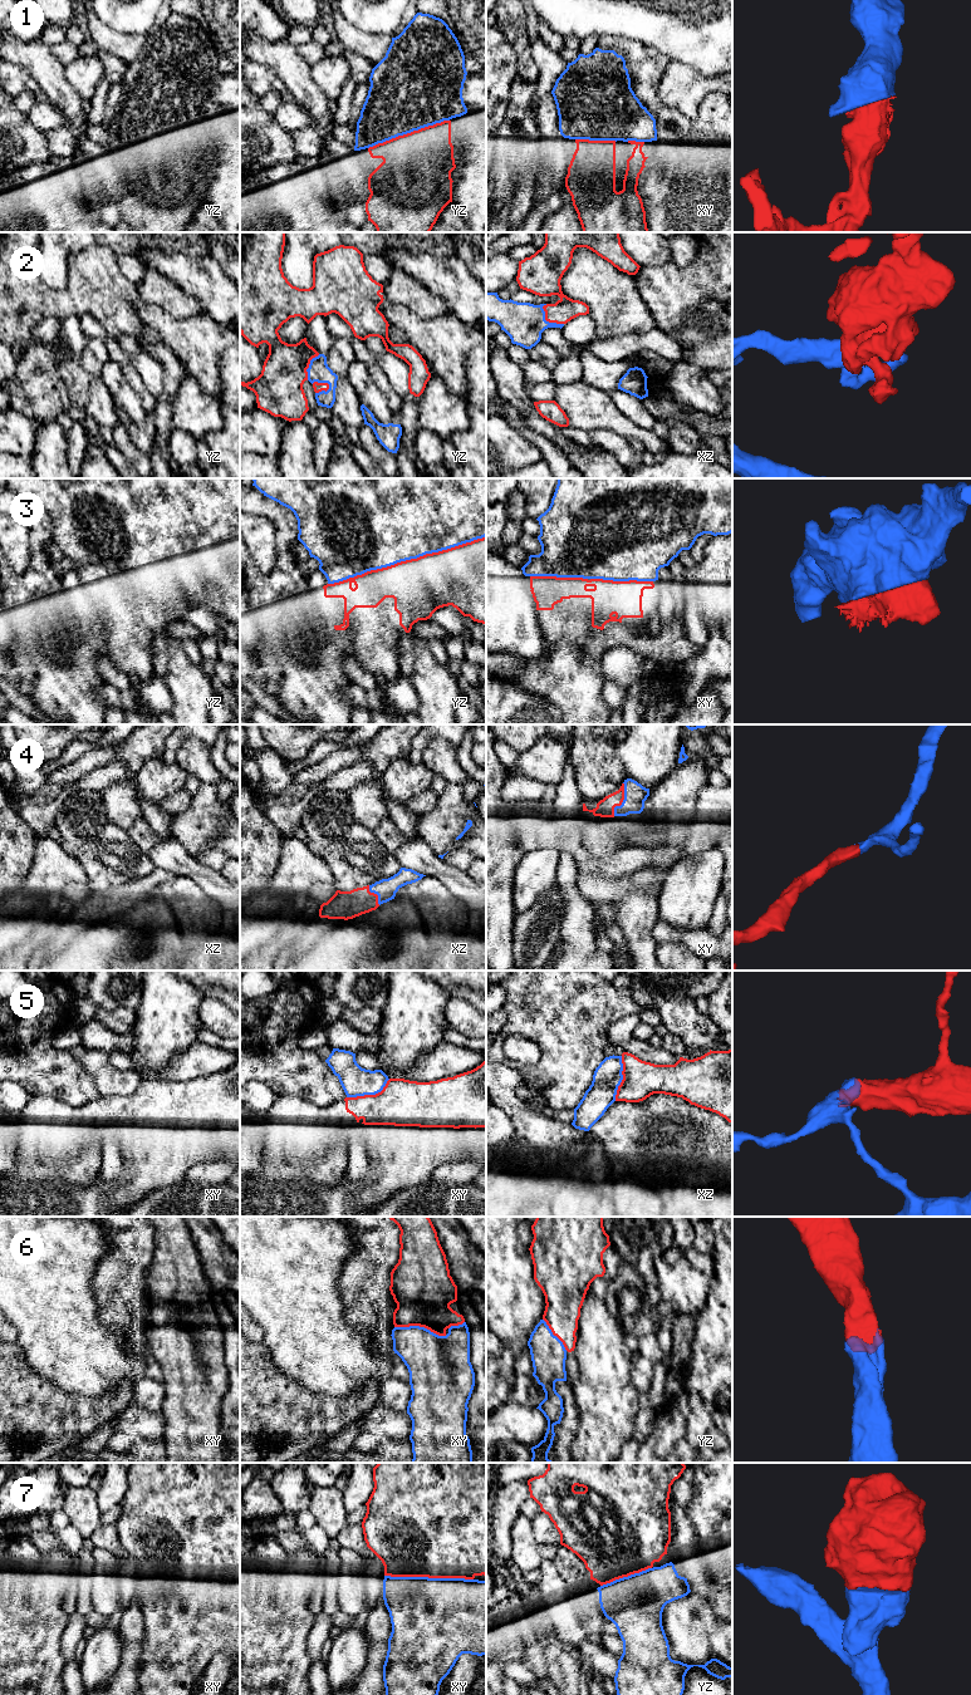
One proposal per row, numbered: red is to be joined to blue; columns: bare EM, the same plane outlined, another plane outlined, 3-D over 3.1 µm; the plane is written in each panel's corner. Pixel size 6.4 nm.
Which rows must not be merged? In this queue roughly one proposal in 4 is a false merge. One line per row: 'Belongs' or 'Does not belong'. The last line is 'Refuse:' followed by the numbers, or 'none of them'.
1: Belongs
2: Belongs
3: Belongs
4: Belongs
5: Does not belong
6: Belongs
7: Belongs
Refuse: 5

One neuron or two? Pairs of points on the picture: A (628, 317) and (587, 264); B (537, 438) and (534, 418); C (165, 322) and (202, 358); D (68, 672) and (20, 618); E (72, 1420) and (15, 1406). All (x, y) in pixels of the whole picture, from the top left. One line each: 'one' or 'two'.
A: one
B: two
C: one
D: one
E: one

